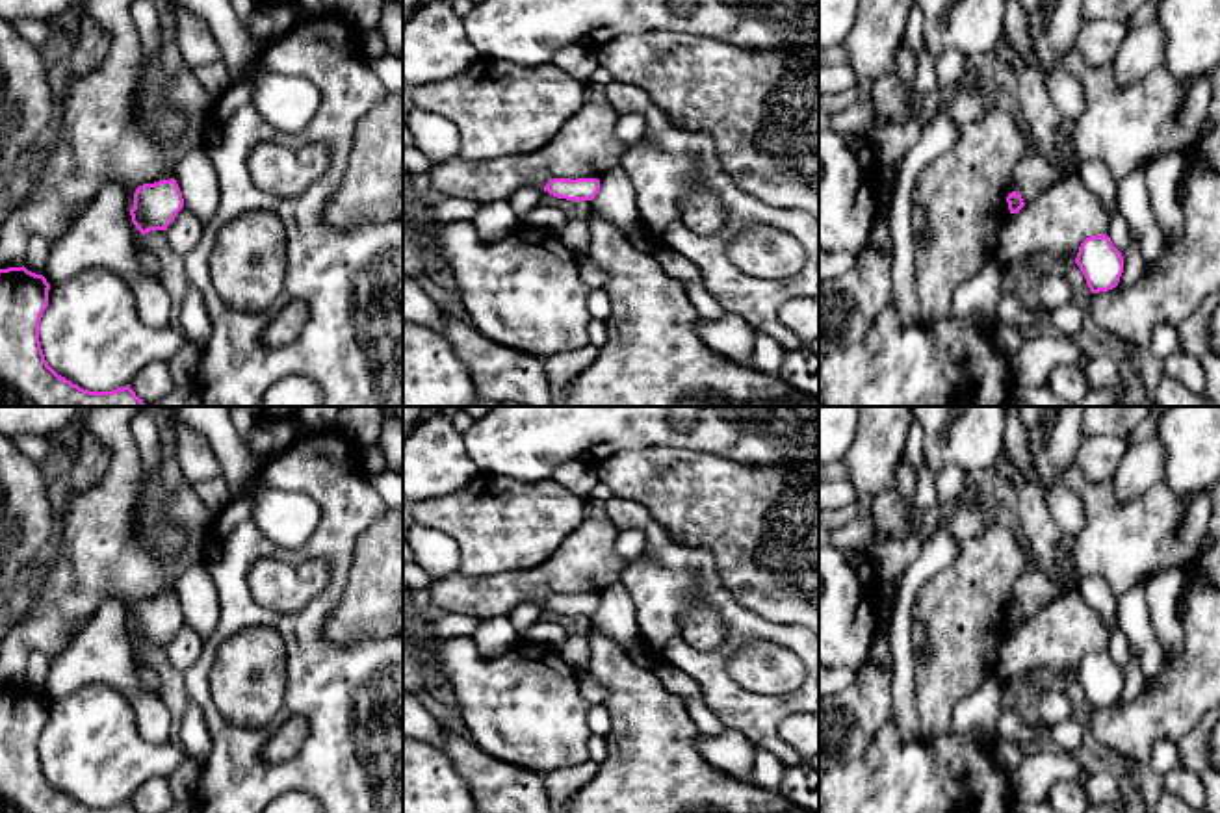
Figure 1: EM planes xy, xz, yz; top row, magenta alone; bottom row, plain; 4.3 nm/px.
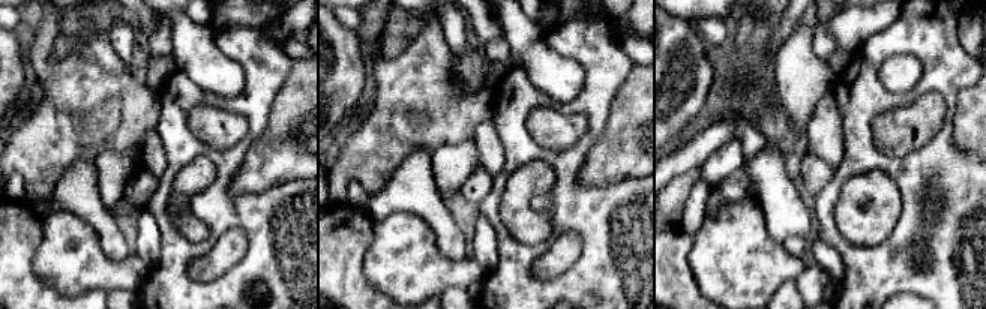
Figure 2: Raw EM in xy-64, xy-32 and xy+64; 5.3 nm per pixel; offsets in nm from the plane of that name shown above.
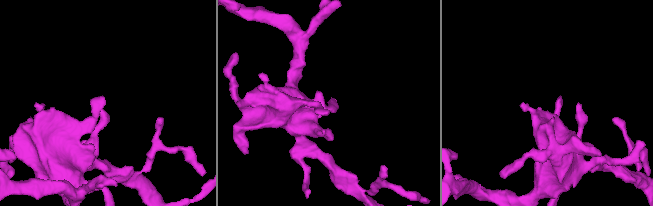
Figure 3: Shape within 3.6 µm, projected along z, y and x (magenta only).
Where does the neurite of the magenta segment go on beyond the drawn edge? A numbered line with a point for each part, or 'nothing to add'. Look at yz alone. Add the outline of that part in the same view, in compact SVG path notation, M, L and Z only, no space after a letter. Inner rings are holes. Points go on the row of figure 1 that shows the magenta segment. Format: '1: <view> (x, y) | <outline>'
nothing to add

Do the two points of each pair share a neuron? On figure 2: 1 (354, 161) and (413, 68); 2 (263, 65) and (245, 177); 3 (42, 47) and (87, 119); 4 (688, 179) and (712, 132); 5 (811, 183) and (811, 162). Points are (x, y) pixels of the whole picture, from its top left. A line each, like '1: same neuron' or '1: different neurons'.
1: same neuron
2: different neurons
3: same neuron
4: different neurons
5: same neuron

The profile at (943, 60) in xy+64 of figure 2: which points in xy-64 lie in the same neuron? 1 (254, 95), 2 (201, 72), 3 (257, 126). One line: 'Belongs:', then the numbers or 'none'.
Belongs: 1, 3

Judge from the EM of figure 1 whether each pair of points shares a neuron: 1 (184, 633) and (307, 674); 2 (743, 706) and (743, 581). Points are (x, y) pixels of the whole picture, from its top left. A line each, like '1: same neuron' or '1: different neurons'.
1: different neurons
2: different neurons

